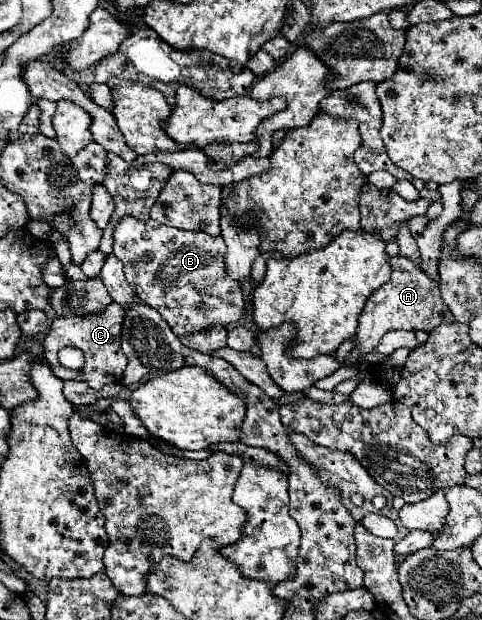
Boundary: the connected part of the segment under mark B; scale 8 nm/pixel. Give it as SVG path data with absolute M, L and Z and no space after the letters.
M125 216L117 222L113 230L113 254L123 262L125 278L135 288L135 292L153 306L163 320L171 326L177 336L191 336L205 332L207 328L221 324L231 328L243 314L243 290L241 284L233 284L225 276L225 240L221 236L207 236L201 232L185 232L171 226L163 226L155 220L137 220Z

